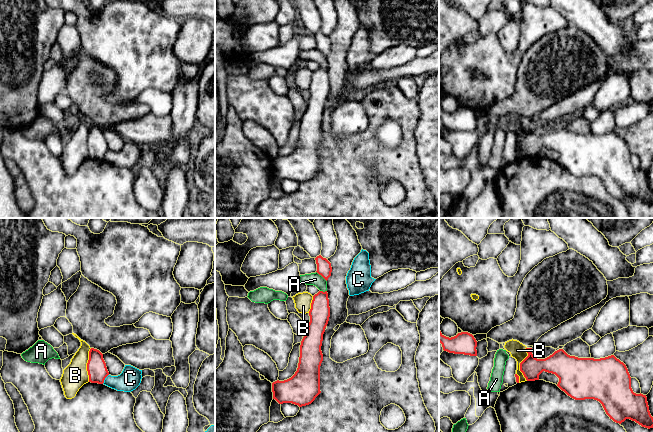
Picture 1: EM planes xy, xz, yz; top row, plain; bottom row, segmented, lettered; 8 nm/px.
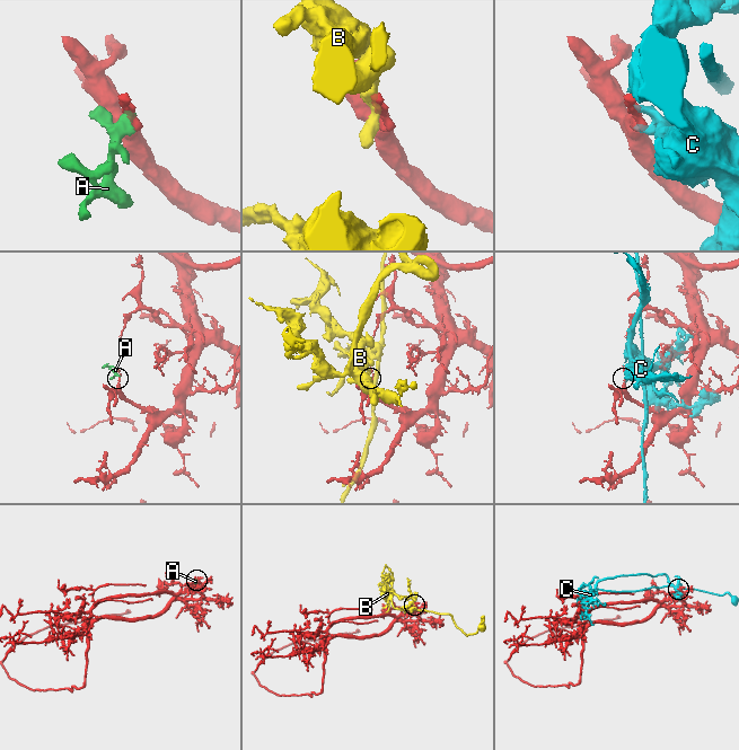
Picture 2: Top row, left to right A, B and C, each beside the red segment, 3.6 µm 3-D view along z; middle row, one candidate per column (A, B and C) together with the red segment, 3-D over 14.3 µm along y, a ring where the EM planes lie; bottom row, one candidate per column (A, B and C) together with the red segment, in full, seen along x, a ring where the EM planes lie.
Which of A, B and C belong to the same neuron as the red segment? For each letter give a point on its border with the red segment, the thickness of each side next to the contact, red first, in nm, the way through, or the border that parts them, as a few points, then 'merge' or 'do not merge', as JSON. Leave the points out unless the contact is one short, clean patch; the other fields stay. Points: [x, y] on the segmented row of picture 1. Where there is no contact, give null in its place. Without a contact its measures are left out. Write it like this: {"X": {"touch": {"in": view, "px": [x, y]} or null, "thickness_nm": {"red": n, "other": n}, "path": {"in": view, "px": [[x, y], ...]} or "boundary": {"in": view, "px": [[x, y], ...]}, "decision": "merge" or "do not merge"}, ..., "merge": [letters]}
{"A": {"touch": {"in": "xz", "px": [321, 275]}, "thickness_nm": {"red": 120, "other": 100}, "boundary": {"in": "xz", "px": [[316, 271], [326, 281]]}, "decision": "do not merge"}, "B": {"touch": {"in": "xy", "px": [87, 365]}, "thickness_nm": {"red": 160, "other": 200}, "boundary": {"in": "xy", "px": [[91, 348], [87, 363], [88, 381]]}, "decision": "do not merge"}, "C": {"touch": {"in": "xy", "px": [104, 379]}, "thickness_nm": {"red": 160, "other": 170}, "decision": "do not merge"}, "merge": []}

